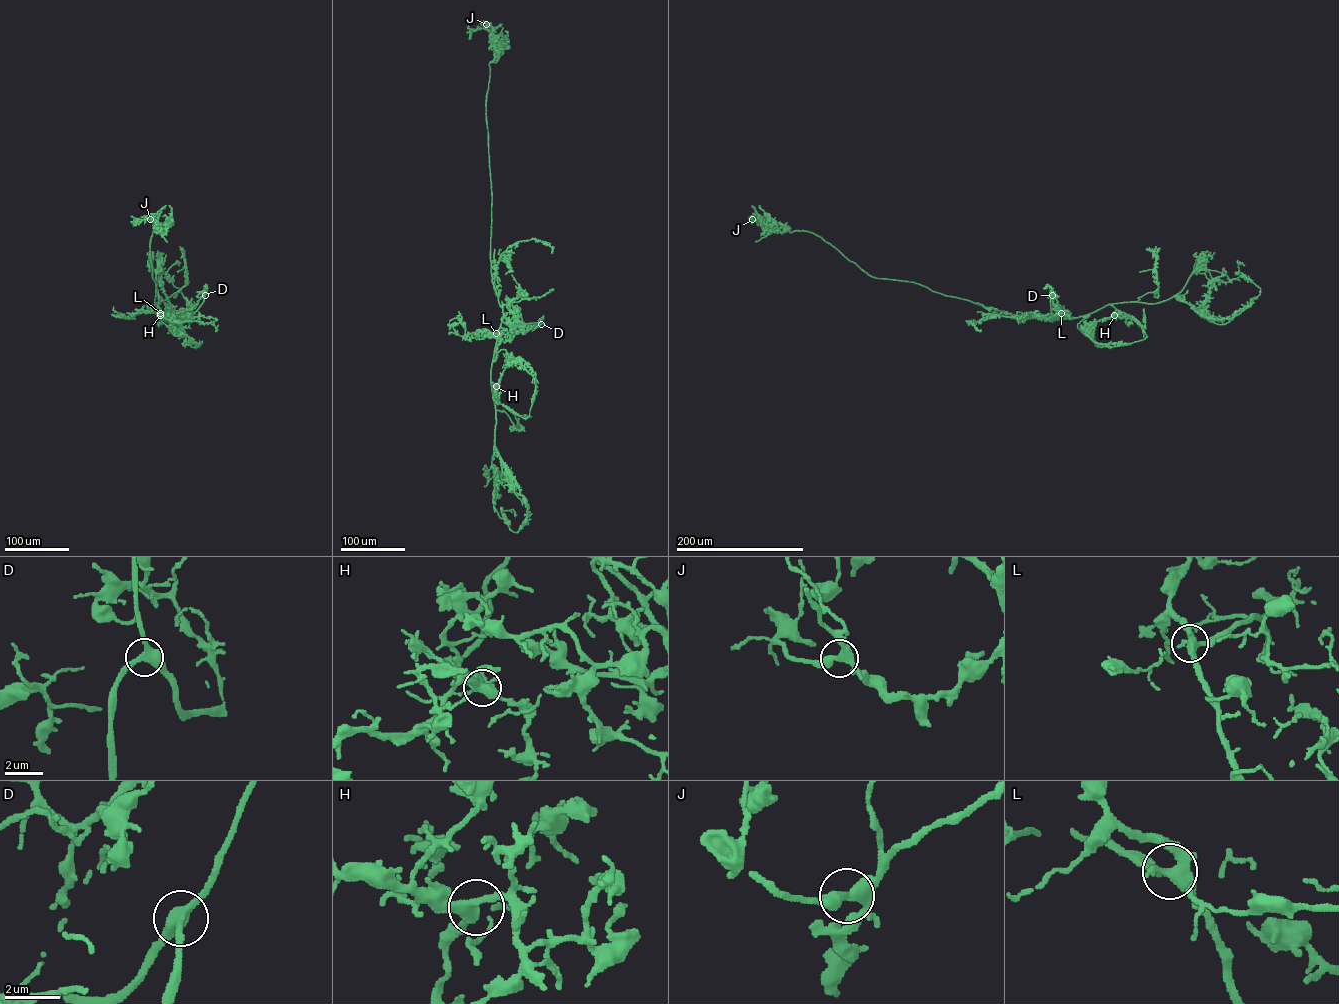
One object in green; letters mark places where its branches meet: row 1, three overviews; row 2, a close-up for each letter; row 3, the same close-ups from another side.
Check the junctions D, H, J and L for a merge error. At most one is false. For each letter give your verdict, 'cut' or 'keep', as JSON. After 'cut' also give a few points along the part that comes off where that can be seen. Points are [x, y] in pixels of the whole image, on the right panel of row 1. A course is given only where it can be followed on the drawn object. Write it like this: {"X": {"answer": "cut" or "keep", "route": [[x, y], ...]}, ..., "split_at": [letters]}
{"D": {"answer": "keep"}, "H": {"answer": "keep"}, "J": {"answer": "keep"}, "L": {"answer": "keep"}, "split_at": []}

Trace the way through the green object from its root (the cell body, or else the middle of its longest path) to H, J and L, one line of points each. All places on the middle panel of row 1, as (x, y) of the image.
H: (492, 277), (503, 314), (491, 372), (492, 386), (496, 386)
J: (492, 277), (492, 192), (486, 102), (489, 64), (494, 60), (496, 47), (492, 32), (487, 30), (486, 24)
L: (492, 277), (503, 314), (498, 335), (496, 333)

